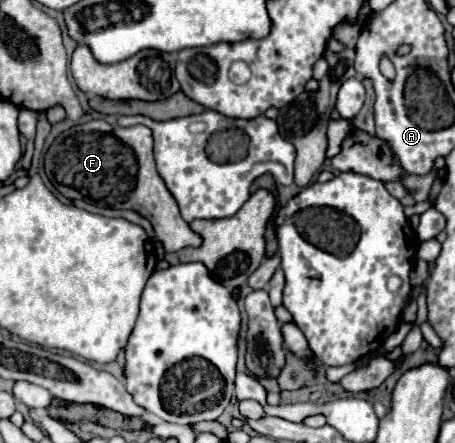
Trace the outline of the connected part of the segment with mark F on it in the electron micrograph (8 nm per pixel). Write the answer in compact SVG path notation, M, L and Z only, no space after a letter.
M87 121L63 131L45 153L45 173L67 199L83 199L97 207L133 209L147 217L165 251L199 247L201 237L183 221L177 201L167 191L153 161L153 137L145 125L119 127L107 121Z

